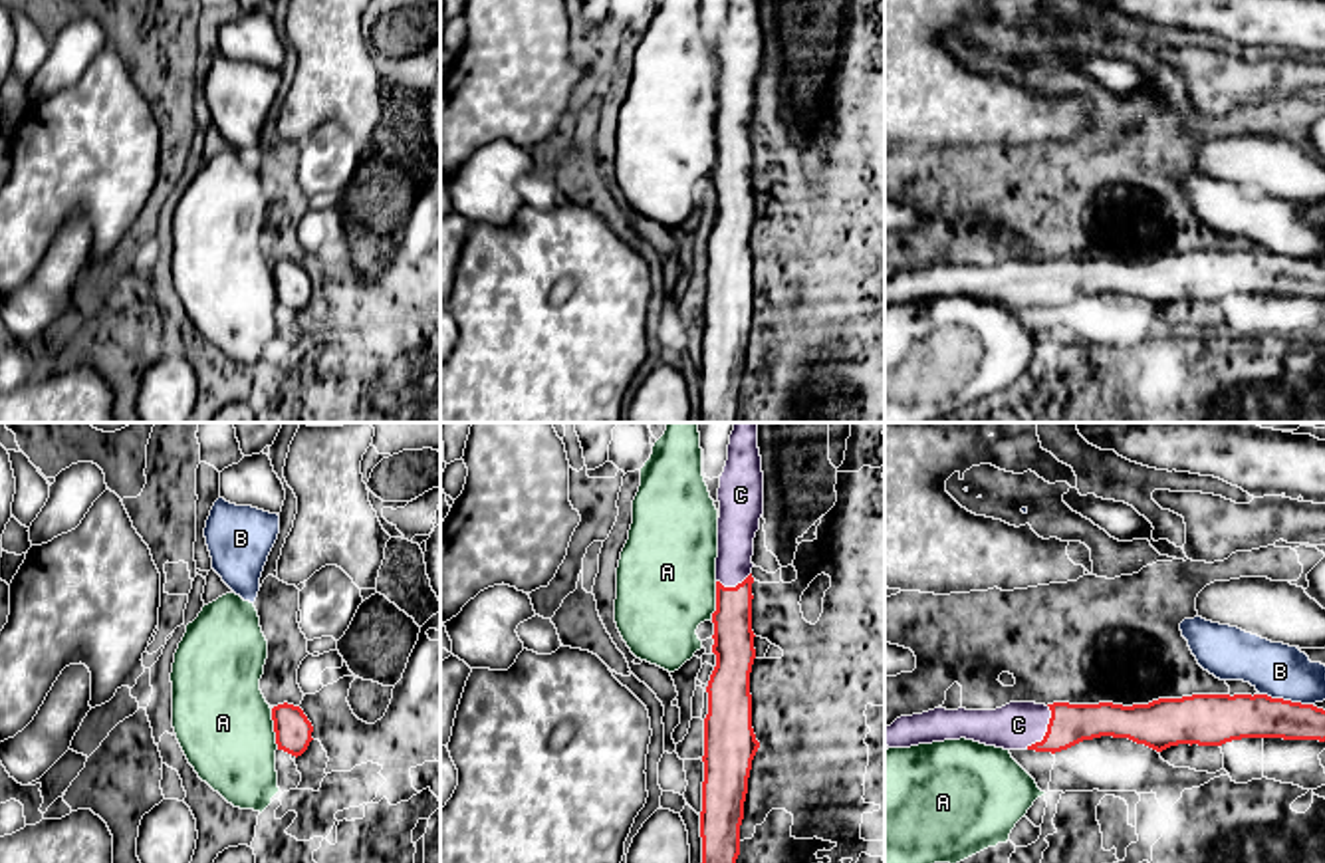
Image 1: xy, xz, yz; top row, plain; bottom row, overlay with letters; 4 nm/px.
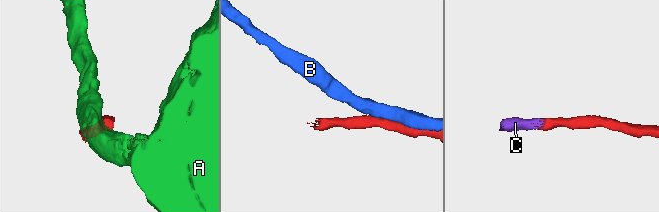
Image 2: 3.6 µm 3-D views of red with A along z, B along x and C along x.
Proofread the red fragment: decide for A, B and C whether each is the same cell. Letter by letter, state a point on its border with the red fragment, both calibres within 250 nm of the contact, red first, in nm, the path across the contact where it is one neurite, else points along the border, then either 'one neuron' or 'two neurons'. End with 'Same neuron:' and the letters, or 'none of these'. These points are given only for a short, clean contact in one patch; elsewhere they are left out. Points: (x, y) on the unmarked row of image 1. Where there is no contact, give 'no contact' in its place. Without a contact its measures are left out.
A: xy (274, 284) | 150/400 nm | along xy (270, 264), (278, 304) | two neurons
B: yz (1286, 256) | 180/220 nm | two neurons
C: yz (1048, 286) | 160/190 nm | across yz (1070, 280), (1048, 286), (1018, 280) | one neuron
Same neuron: C

